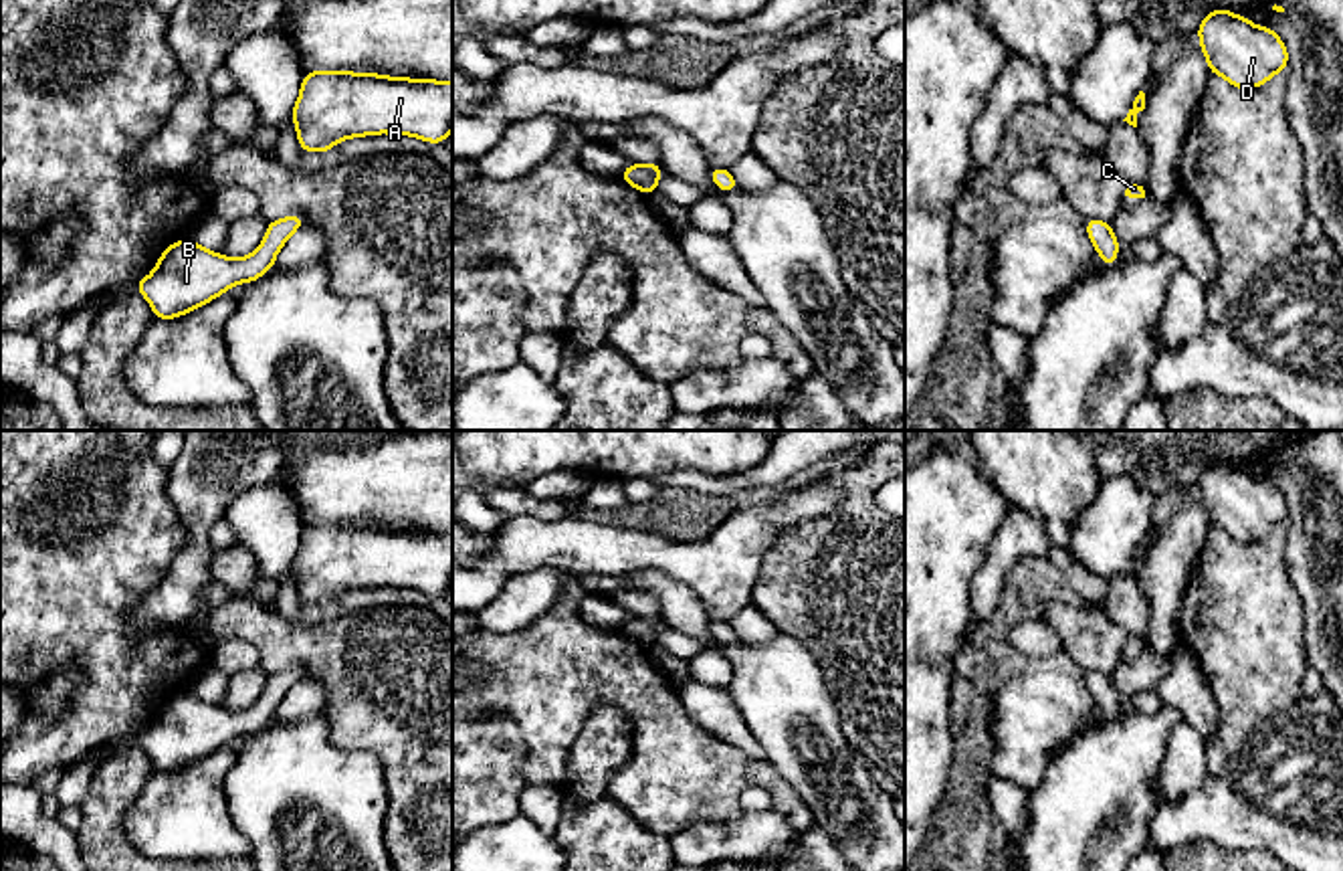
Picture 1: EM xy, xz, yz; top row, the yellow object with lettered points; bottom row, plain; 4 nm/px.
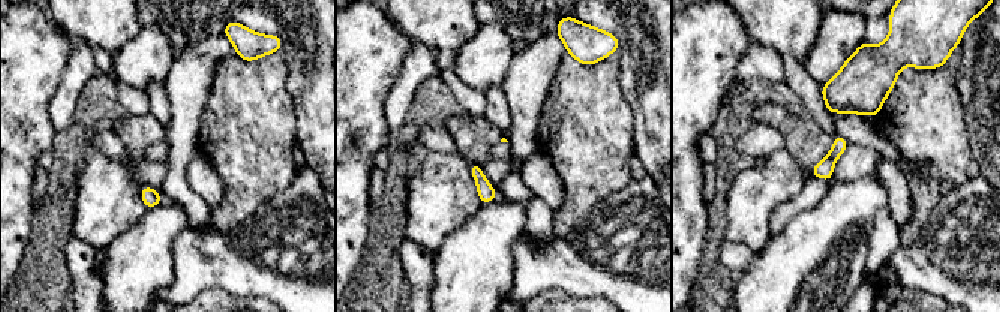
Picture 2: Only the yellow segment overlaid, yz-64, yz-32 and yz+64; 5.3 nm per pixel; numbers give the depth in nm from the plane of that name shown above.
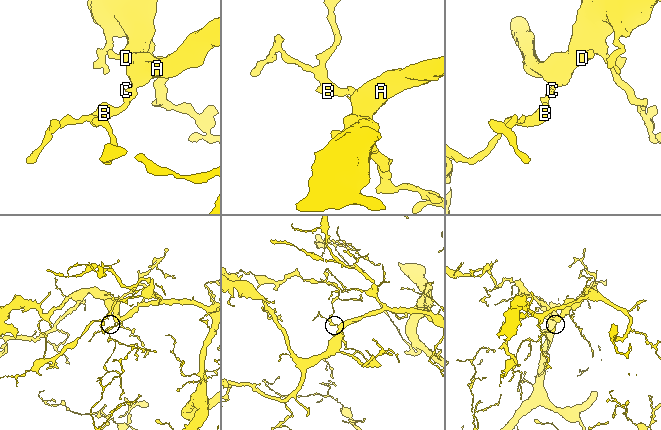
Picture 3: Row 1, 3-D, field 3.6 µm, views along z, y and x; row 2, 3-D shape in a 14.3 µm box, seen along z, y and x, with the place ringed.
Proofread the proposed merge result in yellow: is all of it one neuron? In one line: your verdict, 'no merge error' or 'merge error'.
no merge error

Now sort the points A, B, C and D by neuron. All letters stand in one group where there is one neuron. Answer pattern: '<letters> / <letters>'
A B C D

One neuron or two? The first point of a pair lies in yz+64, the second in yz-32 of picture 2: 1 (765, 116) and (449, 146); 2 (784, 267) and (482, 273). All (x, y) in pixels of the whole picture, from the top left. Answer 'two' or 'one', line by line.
1: two
2: one

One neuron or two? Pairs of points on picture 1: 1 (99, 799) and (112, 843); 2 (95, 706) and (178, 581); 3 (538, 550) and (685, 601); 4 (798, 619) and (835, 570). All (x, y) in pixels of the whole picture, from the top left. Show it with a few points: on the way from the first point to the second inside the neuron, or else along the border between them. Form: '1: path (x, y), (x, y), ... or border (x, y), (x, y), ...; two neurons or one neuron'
1: path (101, 809), (101, 833); one neuron
2: border (130, 611), (130, 625), (138, 631), (182, 627); two neurons
3: border (625, 576), (637, 570), (661, 570), (671, 581); two neurons
4: path (810, 607), (835, 583); one neuron

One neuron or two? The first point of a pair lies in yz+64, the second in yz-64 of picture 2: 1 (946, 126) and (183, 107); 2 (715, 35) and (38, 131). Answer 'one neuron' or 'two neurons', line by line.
1: two neurons
2: one neuron

